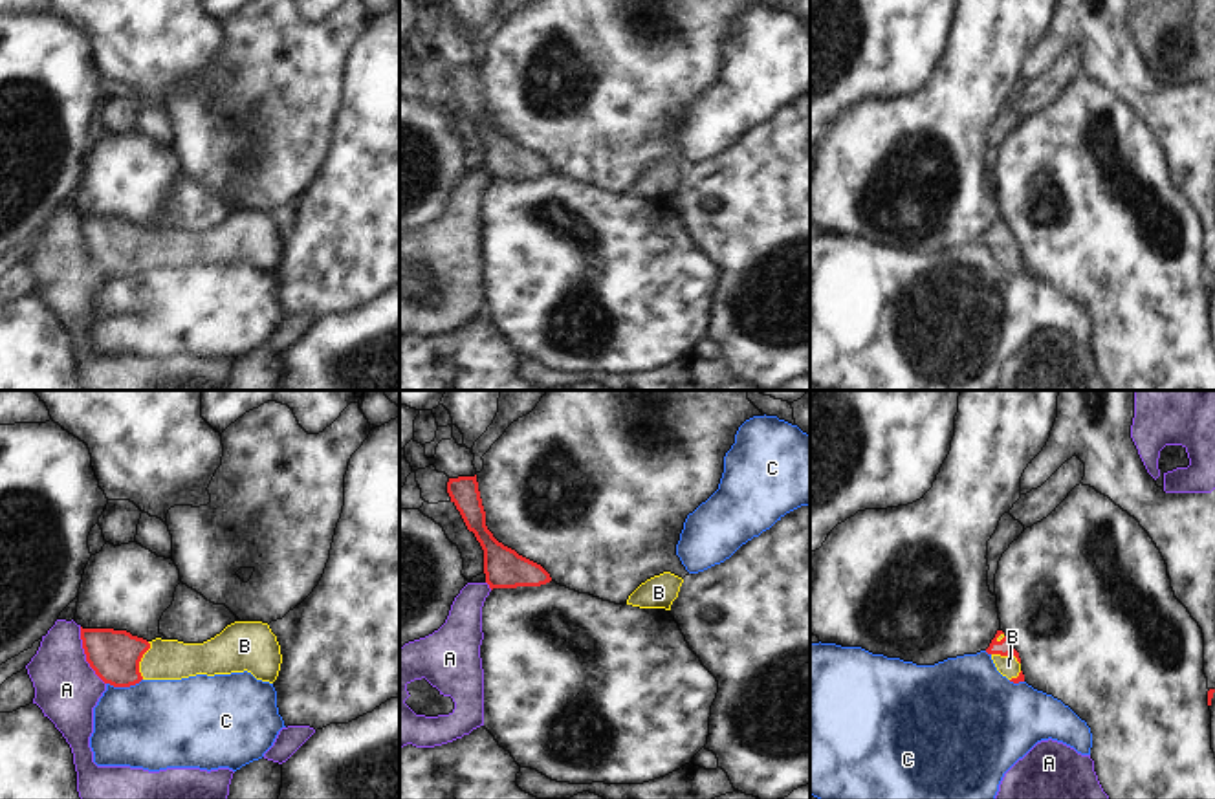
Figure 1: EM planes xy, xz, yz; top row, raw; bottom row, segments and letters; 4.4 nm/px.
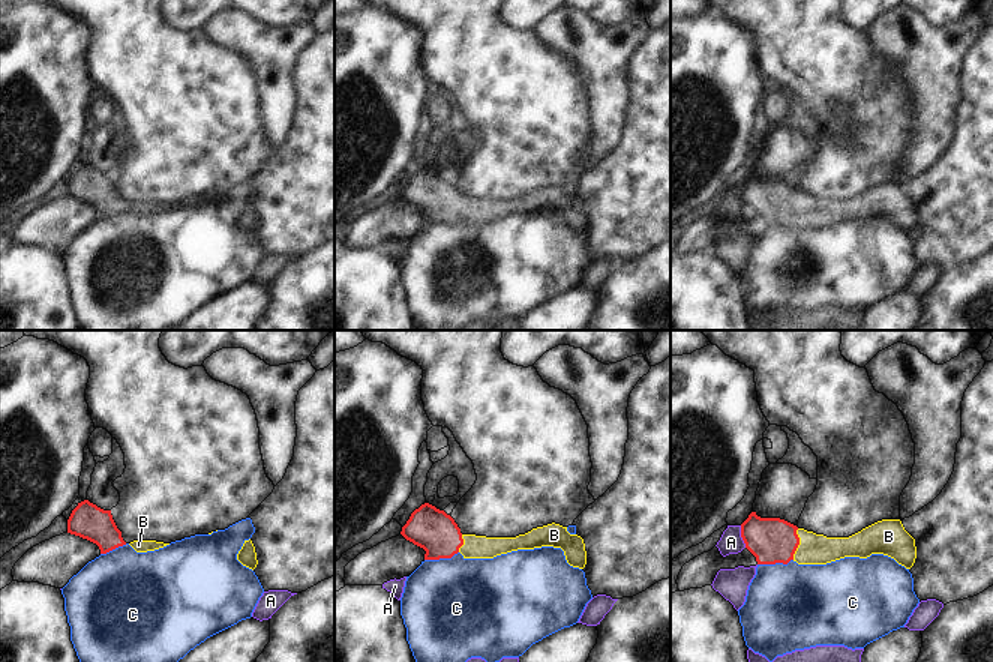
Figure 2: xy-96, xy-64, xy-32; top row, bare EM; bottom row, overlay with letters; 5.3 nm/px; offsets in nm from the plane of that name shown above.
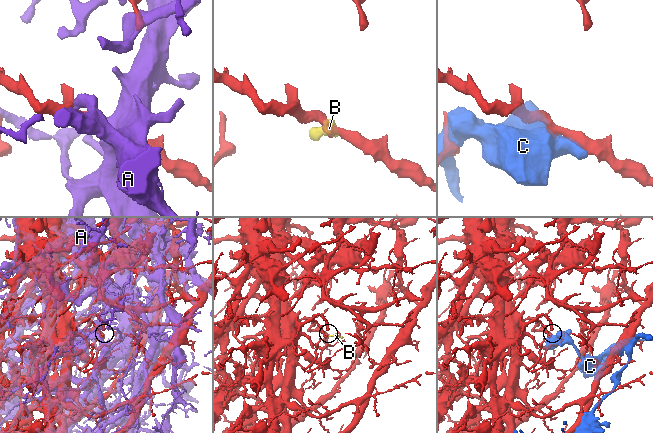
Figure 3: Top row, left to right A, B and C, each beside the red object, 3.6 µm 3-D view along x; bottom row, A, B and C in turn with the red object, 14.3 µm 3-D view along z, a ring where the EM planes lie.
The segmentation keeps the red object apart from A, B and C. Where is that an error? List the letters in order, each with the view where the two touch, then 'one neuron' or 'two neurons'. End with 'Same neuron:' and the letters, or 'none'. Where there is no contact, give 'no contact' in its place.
A: meets red in xy; two neurons
B: meets red in xy; one neuron
C: meets red in xy; two neurons
Same neuron: B

